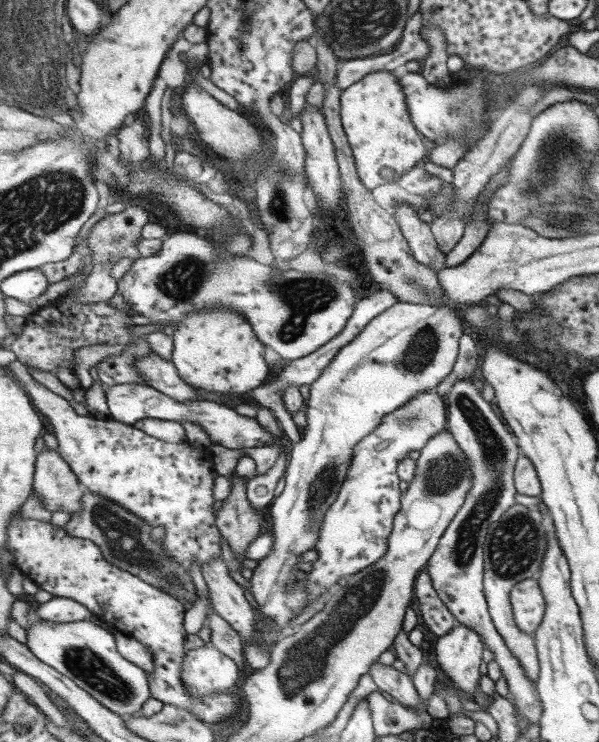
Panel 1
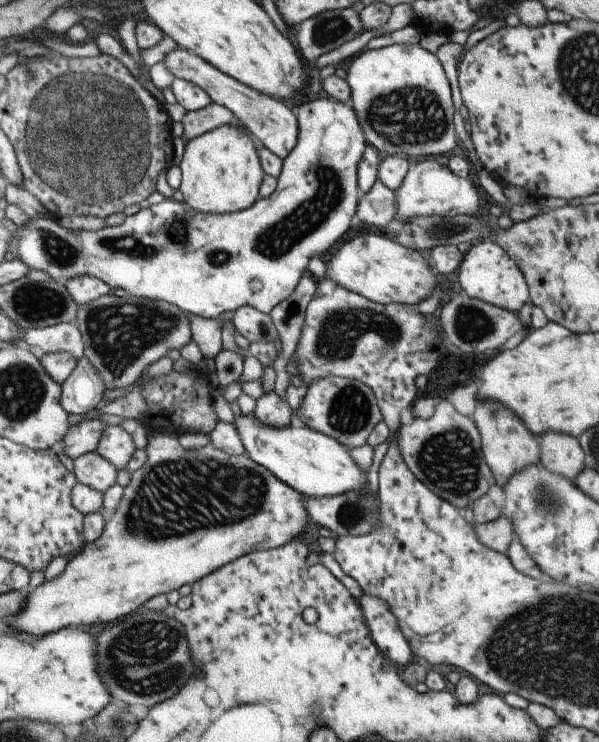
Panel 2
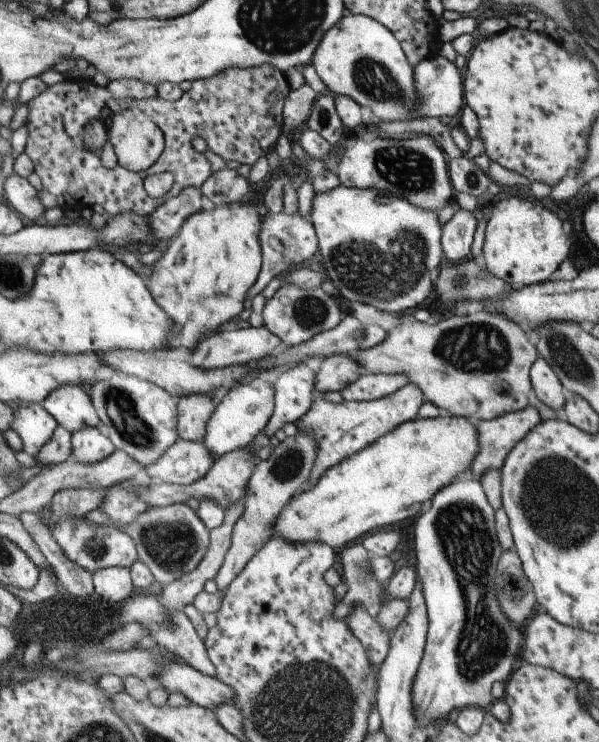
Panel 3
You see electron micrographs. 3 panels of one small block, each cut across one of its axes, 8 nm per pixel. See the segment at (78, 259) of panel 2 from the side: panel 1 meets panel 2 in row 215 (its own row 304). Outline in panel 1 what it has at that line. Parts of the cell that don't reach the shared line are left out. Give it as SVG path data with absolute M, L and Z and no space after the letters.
M175 232L164 238L165 244L159 254L155 256L139 256L124 273L119 283L119 293L124 302L135 313L148 317L151 322L163 325L179 326L189 313L211 309L211 307L229 307L243 313L259 339L270 346L282 358L297 361L300 358L313 354L325 346L329 341L343 332L353 316L357 300L355 290L349 280L337 278L329 272L301 272L289 270L279 272L275 266L260 264L248 256L231 256L219 254L219 245L216 239L208 234L187 234Z

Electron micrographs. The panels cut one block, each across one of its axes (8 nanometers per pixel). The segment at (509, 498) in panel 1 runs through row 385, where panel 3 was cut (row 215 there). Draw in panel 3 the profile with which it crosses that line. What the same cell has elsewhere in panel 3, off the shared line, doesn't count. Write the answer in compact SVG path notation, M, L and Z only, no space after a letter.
M462 208L457 210L457 214L453 214L453 218L443 226L442 243L446 252L445 259L461 263L461 260L469 258L475 230L477 230L475 212Z

